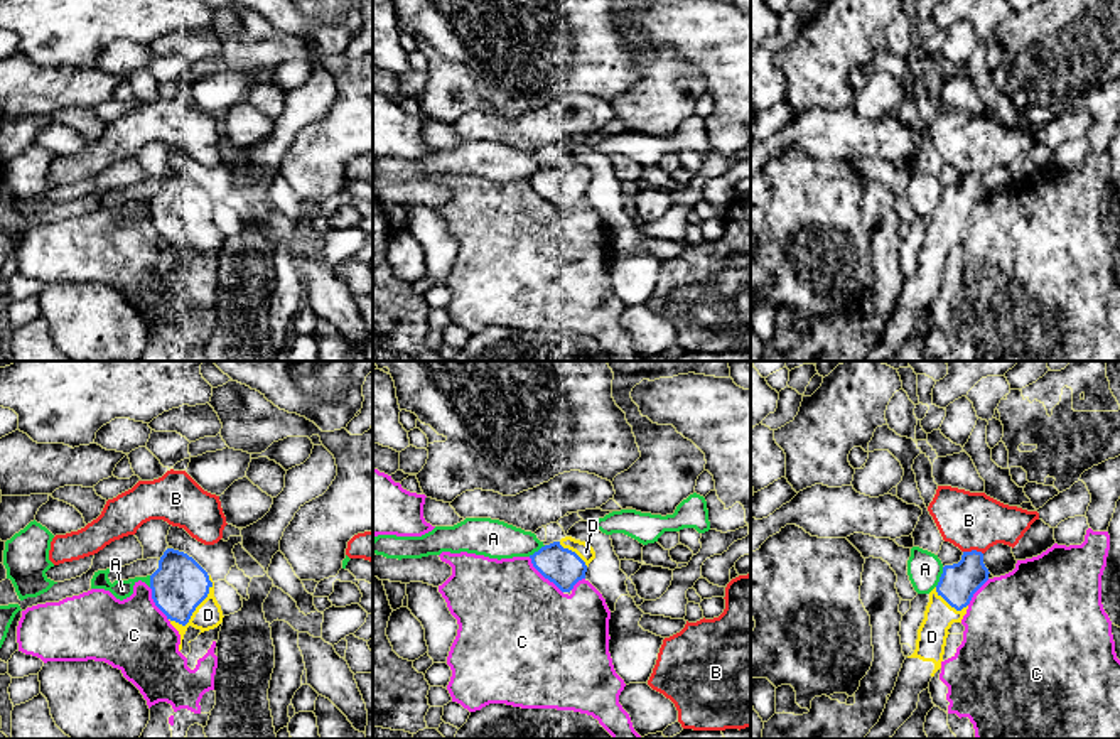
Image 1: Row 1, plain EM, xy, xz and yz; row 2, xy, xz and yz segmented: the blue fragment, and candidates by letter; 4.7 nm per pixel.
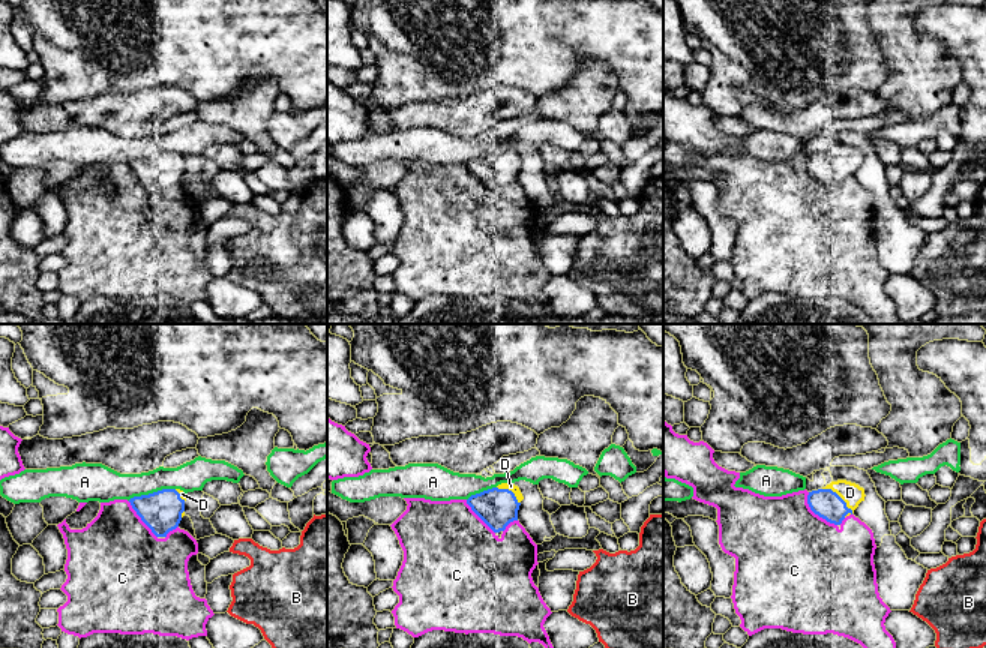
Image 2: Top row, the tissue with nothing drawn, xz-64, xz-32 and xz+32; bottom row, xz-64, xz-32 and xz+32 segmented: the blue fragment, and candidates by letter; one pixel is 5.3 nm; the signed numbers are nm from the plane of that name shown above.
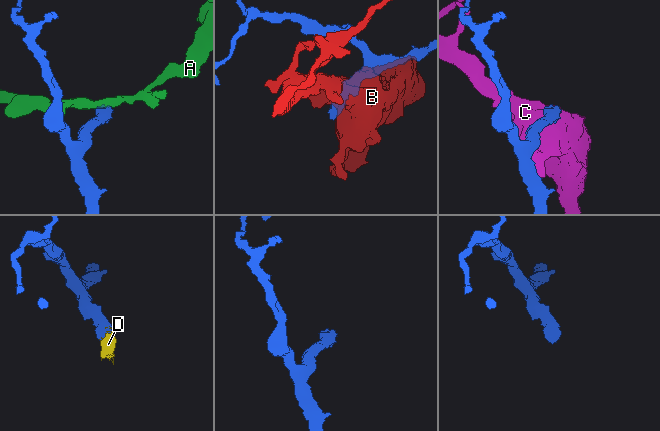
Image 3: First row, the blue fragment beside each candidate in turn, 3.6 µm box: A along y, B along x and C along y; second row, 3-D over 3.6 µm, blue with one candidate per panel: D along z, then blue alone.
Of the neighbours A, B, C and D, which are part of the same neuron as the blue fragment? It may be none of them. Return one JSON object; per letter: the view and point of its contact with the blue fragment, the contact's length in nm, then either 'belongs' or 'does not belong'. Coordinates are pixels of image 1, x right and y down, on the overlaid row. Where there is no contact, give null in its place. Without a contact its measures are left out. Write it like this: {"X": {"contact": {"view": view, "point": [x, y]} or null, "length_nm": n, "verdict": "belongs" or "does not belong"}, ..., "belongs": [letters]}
{"A": {"contact": {"view": "yz", "point": [940, 577]}, "length_nm": 100, "verdict": "does not belong"}, "B": {"contact": {"view": "yz", "point": [974, 550]}, "length_nm": 100, "verdict": "does not belong"}, "C": {"contact": {"view": "xz", "point": [543, 576]}, "length_nm": 240, "verdict": "does not belong"}, "D": {"contact": {"view": "xy", "point": [196, 606]}, "length_nm": 300, "verdict": "belongs"}, "belongs": ["D"]}

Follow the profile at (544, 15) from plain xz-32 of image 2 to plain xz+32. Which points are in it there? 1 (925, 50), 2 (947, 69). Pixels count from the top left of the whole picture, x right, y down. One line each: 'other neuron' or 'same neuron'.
1: other neuron
2: other neuron

